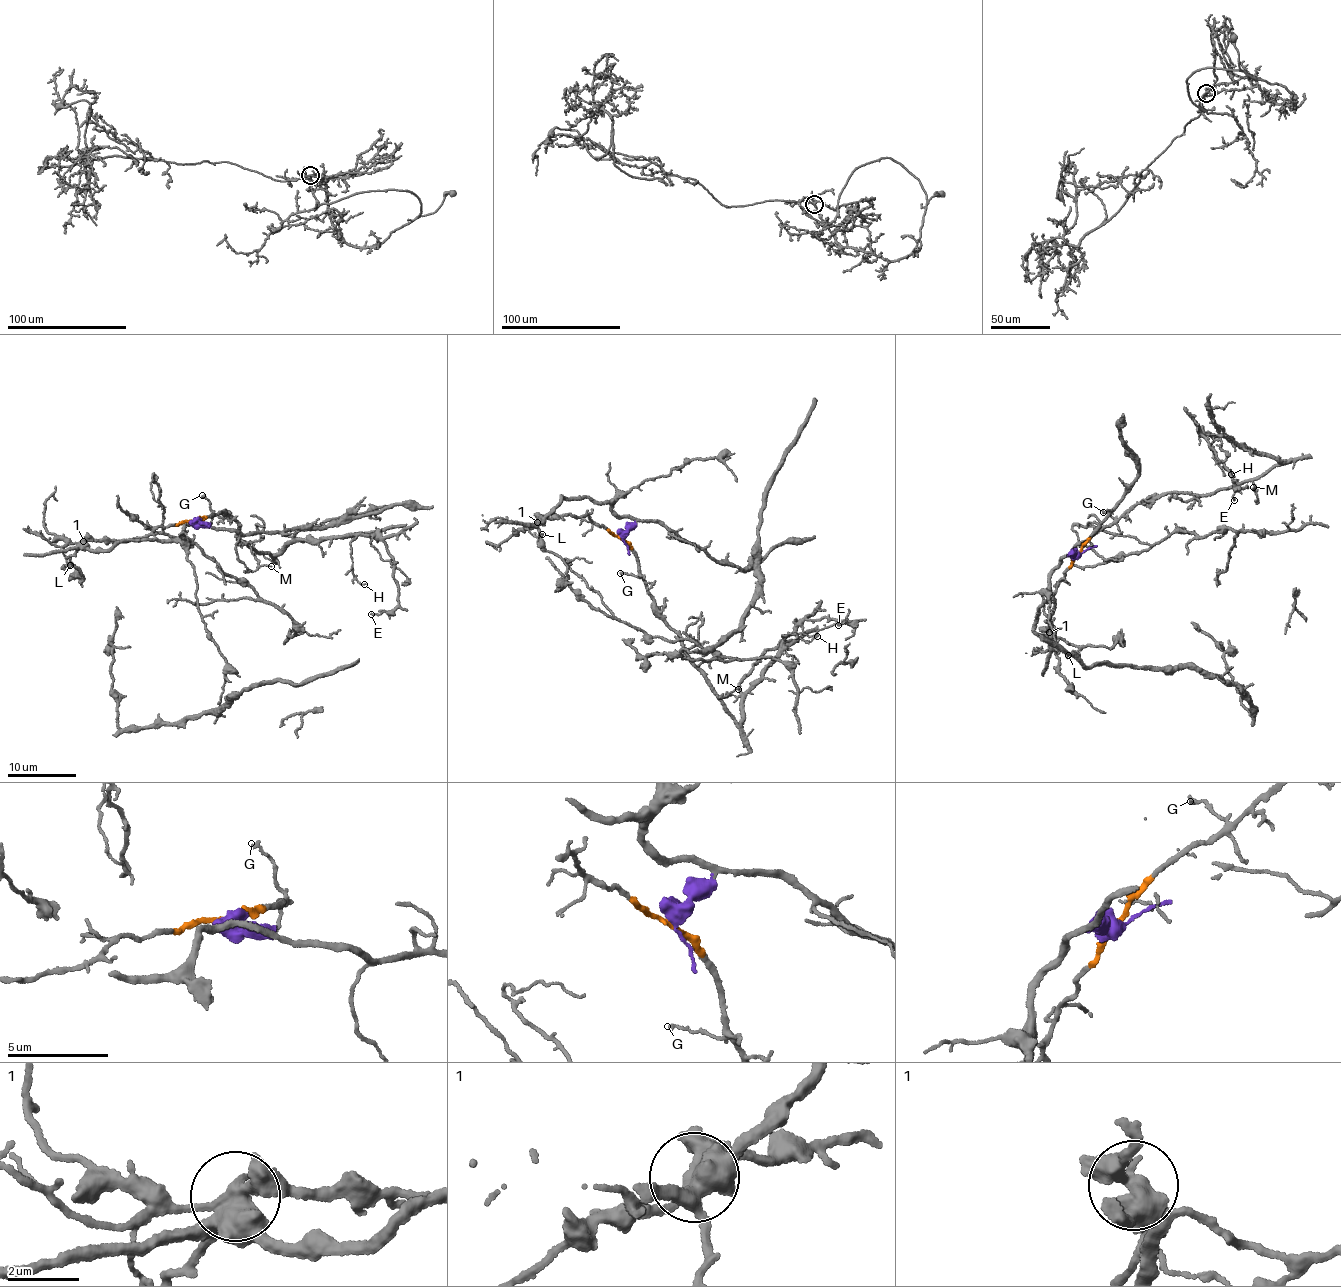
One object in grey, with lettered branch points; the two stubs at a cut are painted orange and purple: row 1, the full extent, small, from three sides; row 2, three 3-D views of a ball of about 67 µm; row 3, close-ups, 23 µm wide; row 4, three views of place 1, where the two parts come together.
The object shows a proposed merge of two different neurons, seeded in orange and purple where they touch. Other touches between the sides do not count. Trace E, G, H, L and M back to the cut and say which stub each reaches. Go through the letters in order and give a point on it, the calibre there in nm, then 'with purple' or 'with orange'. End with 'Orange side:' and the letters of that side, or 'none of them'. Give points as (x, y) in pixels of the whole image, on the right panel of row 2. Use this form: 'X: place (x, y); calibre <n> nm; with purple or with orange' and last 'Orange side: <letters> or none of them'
E: place (1234, 500); calibre 120 nm; with orange
G: place (1103, 512); calibre 140 nm; with orange
H: place (1231, 474); calibre 130 nm; with orange
L: place (1068, 655); calibre 110 nm; with orange
M: place (1253, 487); calibre 100 nm; with orange
Orange side: E, G, H, L, M

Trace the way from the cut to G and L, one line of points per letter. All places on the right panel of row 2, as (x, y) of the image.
G: (1078, 553), (1089, 539), (1115, 519), (1102, 512)
L: (1078, 553), (1054, 597), (1046, 628), (1052, 636), (1053, 645), (1067, 655)

